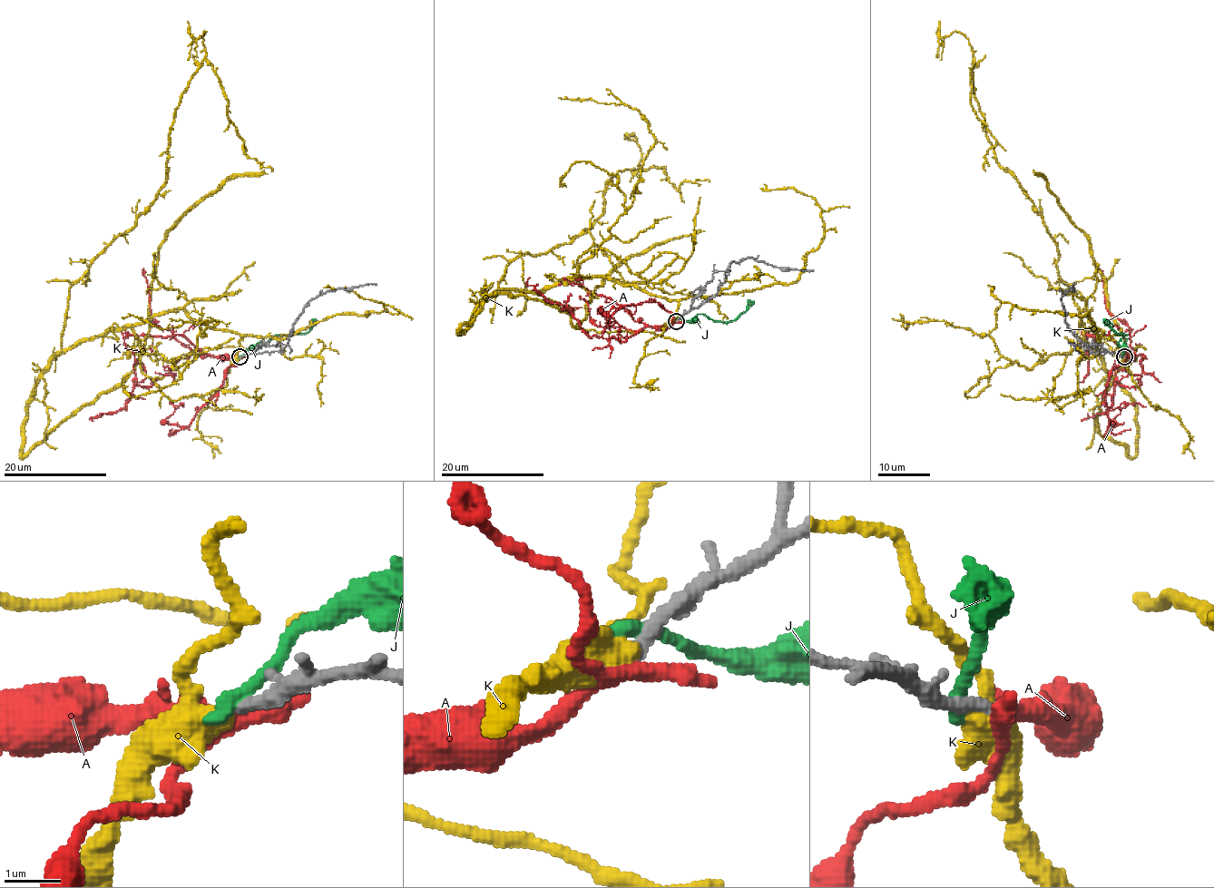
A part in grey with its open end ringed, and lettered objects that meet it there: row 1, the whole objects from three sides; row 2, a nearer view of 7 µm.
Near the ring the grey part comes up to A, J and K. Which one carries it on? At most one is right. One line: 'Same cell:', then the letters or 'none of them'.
Same cell: none of them

